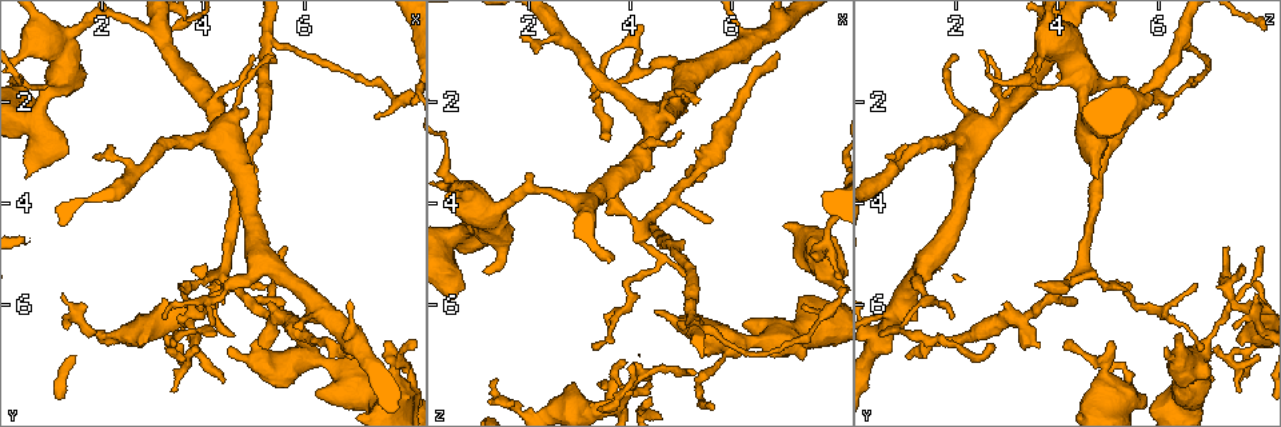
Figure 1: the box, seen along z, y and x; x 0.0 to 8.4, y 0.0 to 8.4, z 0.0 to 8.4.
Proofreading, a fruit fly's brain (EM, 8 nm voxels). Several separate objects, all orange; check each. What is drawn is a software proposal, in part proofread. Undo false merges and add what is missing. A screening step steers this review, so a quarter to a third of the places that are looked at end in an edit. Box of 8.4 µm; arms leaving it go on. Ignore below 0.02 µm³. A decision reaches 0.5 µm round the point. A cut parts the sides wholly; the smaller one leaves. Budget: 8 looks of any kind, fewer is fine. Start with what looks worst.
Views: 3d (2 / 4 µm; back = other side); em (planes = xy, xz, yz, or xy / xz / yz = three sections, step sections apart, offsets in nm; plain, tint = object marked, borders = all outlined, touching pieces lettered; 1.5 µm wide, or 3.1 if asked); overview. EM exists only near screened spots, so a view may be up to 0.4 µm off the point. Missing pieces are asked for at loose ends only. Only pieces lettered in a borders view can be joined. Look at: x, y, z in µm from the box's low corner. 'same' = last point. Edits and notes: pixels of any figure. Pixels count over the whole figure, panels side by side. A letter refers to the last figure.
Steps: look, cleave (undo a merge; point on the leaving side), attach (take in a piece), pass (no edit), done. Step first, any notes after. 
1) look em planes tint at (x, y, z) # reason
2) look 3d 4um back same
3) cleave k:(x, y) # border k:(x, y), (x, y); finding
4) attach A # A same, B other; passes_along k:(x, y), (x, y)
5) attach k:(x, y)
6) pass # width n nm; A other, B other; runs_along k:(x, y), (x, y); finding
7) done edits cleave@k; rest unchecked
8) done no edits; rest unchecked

look em planes borders at (5.25, 5.60, 5.40) # thin end

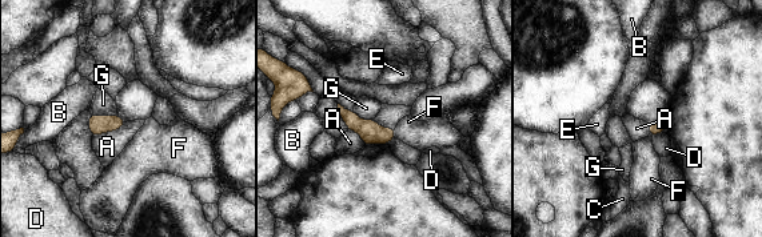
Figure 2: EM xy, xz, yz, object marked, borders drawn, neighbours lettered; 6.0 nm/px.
pass # width 80 nm; A other, B other, C other, D other, E other, F other, G other; border 2:(394, 129), (395, 137); none of them fits

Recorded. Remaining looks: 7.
look em 3.1um planes tint at (1.10, 1.55, 5.35) # branch stops here

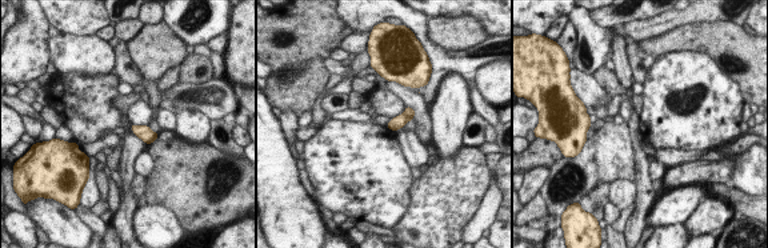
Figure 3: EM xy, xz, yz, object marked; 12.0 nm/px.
look em 3.1um planes borders same # see the neighbours

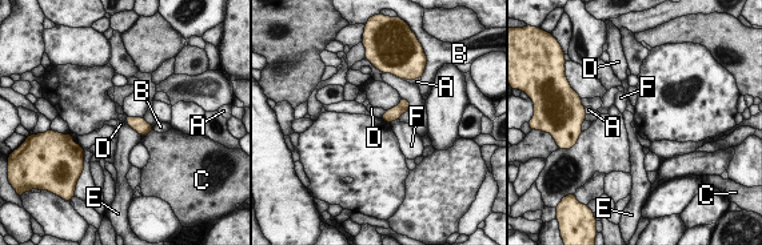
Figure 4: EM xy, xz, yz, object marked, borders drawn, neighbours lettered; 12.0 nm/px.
pass # width 160 nm; longest_contact E 320 nm; A other, B other, C other, D other, E other, F other; no lettered piece goes on from it

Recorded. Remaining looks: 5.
look em xz step 8 plain at (1.20, 5.75, 7.90) # tapers out

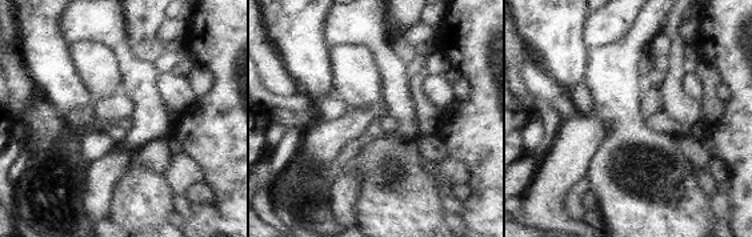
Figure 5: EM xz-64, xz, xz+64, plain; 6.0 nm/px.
look em xz step 8 borders same

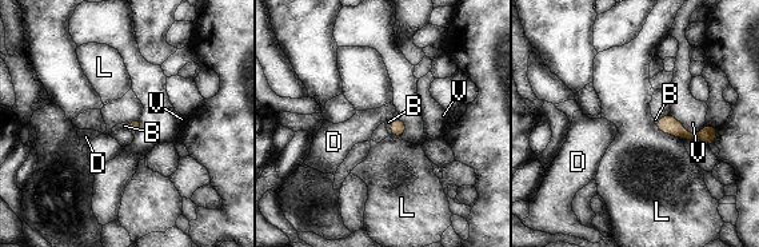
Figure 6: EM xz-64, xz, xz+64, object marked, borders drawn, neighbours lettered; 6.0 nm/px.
attach B # B same, D other, L other, V other; passes_along 6:(135, 126), (130, 130), (124, 126); the neuron continues

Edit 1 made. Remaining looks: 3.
done edits attach@6; rest unchecked

